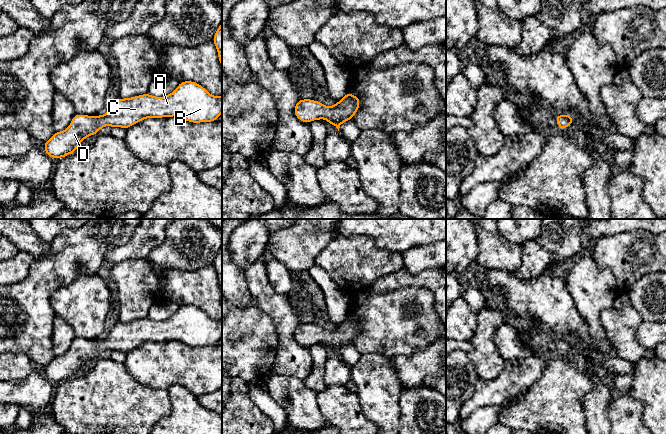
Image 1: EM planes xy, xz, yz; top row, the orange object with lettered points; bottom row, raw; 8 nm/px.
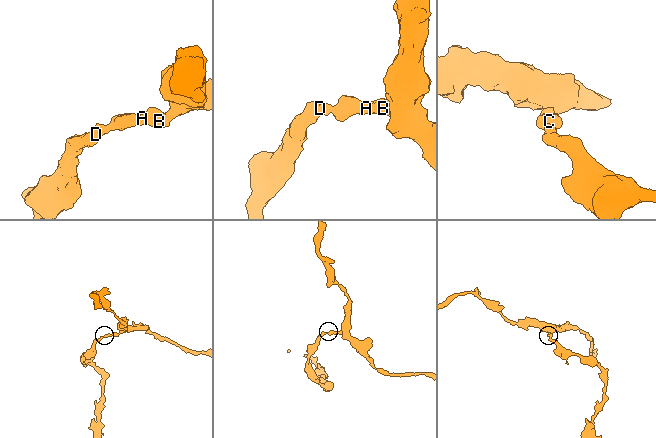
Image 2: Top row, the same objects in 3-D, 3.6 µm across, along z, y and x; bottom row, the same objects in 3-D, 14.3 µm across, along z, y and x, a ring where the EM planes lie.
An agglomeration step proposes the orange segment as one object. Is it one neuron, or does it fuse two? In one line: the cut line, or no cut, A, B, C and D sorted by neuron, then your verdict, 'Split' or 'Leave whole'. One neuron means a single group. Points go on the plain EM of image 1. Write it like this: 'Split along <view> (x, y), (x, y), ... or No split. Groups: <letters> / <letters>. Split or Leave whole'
No split. Groups: A B C D. Leave whole

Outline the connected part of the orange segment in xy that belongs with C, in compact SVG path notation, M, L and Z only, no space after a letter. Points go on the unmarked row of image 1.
M182 305L169 319L143 319L118 322L104 339L75 338L70 349L44 366L50 382L63 382L76 376L82 365L98 358L104 350L127 353L146 342L180 341L190 347L217 345L222 337L222 319L213 320L194 305Z

